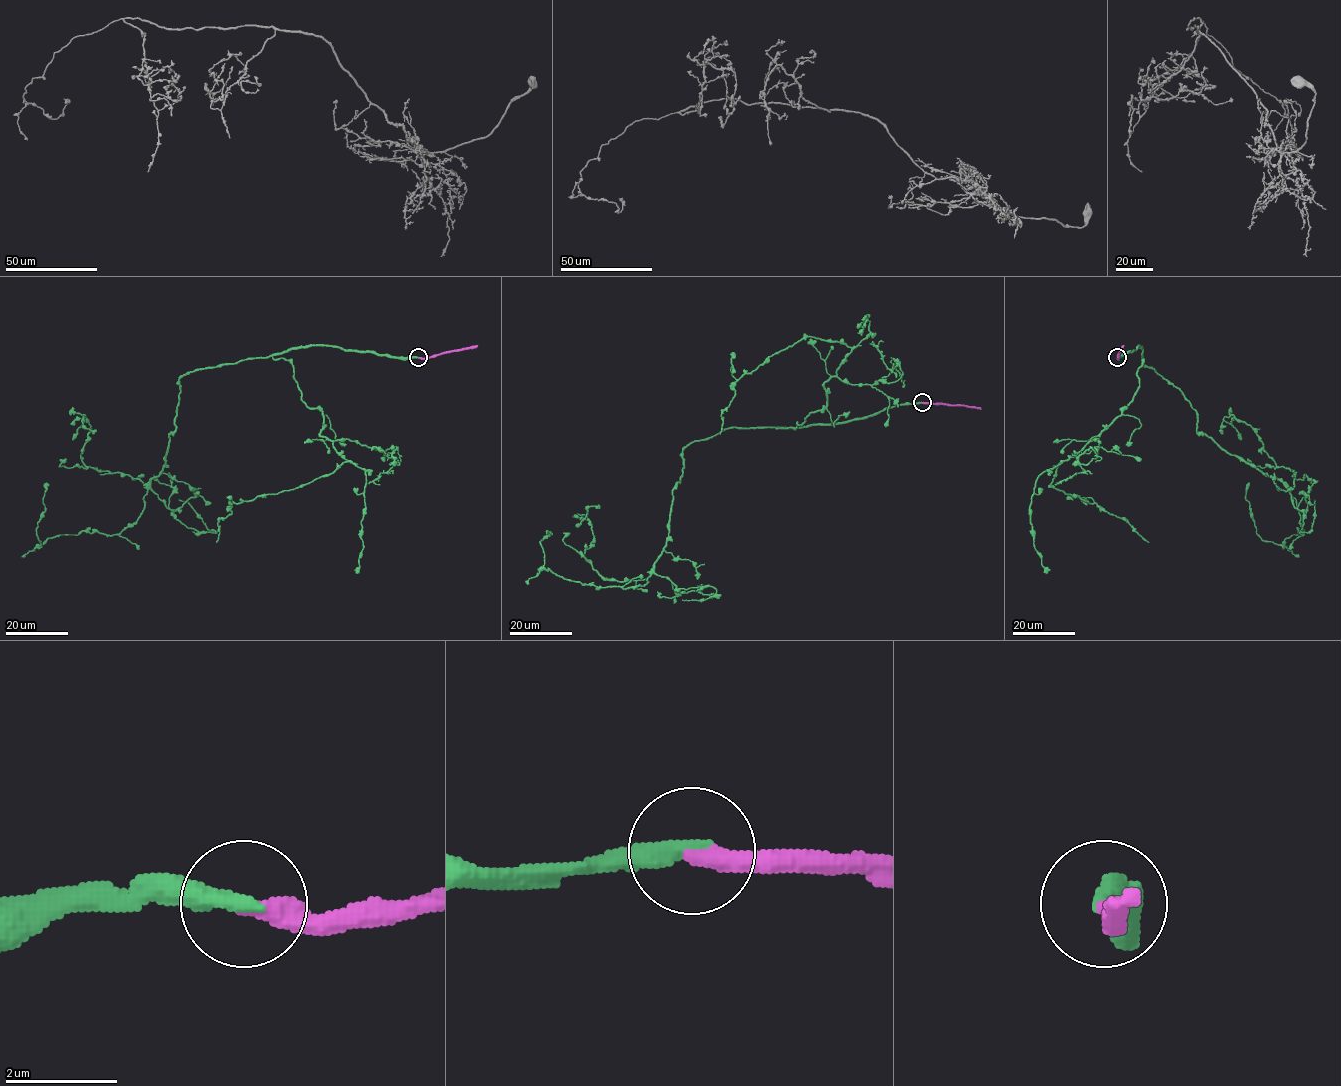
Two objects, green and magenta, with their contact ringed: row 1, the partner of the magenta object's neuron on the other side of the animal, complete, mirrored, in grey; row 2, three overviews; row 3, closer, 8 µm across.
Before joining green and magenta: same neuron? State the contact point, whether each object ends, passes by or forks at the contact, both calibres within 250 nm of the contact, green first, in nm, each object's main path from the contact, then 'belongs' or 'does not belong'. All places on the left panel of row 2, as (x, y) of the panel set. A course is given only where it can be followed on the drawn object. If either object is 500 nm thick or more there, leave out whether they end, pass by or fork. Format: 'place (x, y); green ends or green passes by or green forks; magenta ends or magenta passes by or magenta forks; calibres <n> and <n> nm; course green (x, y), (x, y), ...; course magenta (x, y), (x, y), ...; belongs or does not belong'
place (418, 357); green ends; magenta ends; calibres 360 and 340 nm; course green (419, 358), (307, 346), (186, 372), (165, 465), (140, 516), (115, 534), (81, 531), (40, 545), (46, 482); course magenta (419, 358), (428, 358), (477, 345); belongs

